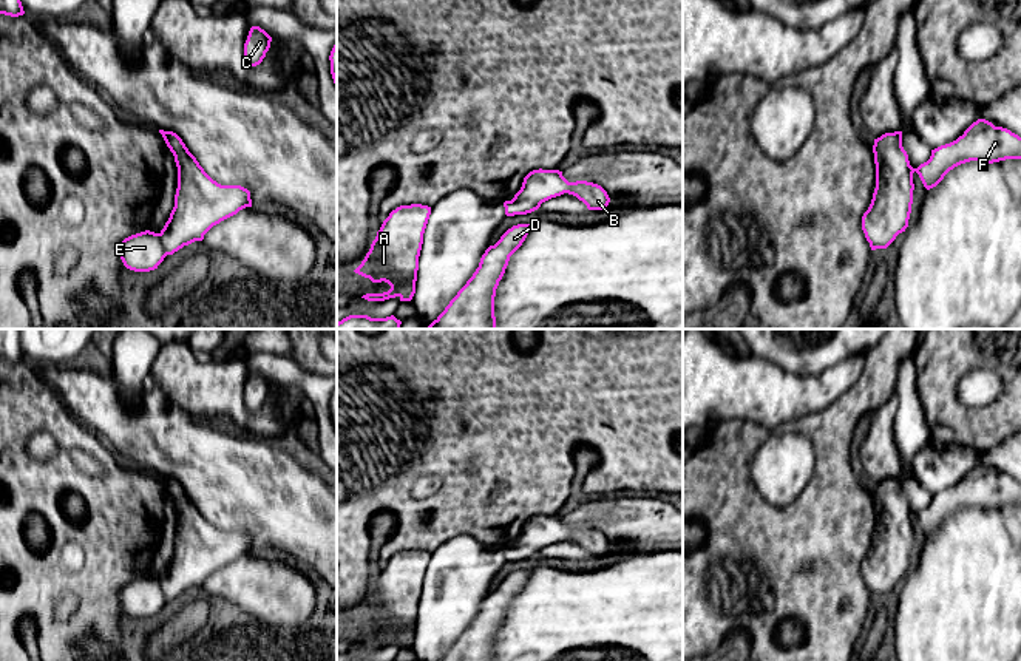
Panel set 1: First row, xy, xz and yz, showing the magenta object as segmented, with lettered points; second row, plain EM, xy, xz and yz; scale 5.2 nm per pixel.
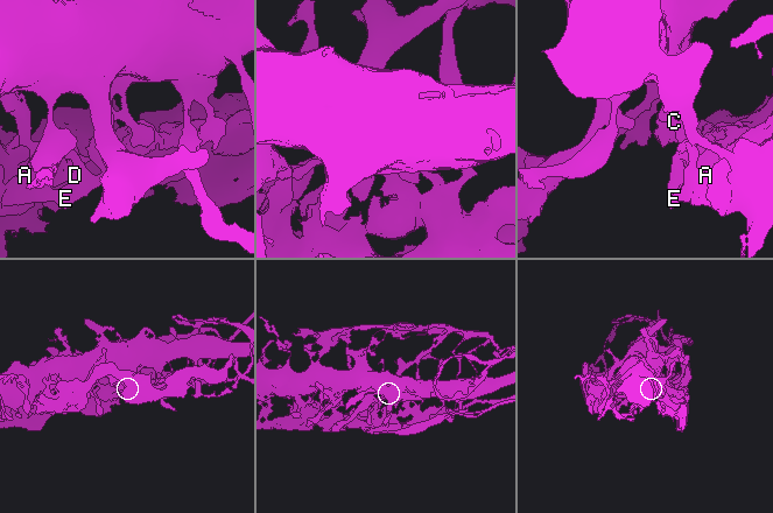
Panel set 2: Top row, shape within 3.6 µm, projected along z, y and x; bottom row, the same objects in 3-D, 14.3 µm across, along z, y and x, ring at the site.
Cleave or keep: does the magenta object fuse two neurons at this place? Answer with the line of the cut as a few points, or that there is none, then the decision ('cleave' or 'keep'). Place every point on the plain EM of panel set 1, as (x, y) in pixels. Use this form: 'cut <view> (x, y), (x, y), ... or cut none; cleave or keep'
cut xy (178, 527), (186, 535), (213, 535), (220, 530); cleave

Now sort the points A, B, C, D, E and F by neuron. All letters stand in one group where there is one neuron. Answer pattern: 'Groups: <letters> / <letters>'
Groups: A D E F / B C

